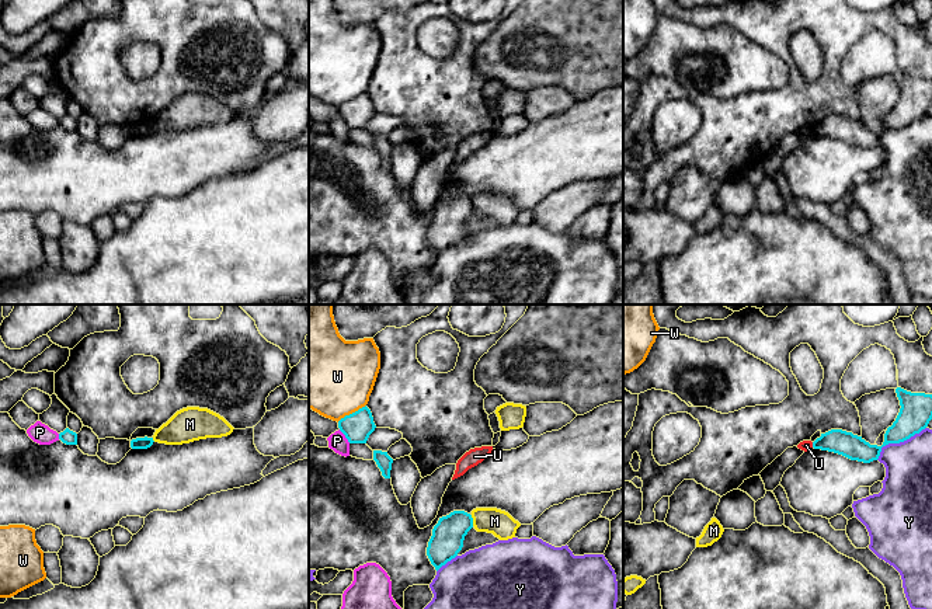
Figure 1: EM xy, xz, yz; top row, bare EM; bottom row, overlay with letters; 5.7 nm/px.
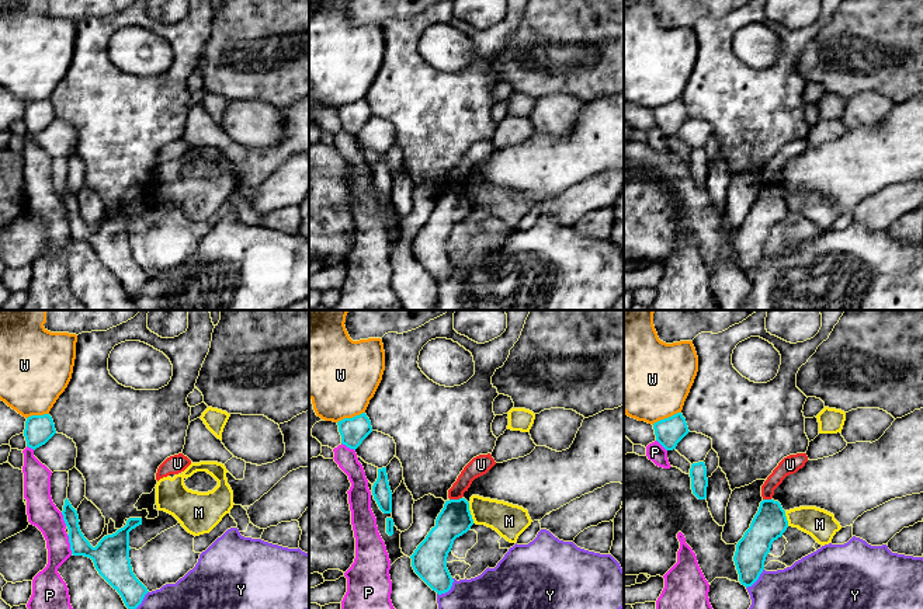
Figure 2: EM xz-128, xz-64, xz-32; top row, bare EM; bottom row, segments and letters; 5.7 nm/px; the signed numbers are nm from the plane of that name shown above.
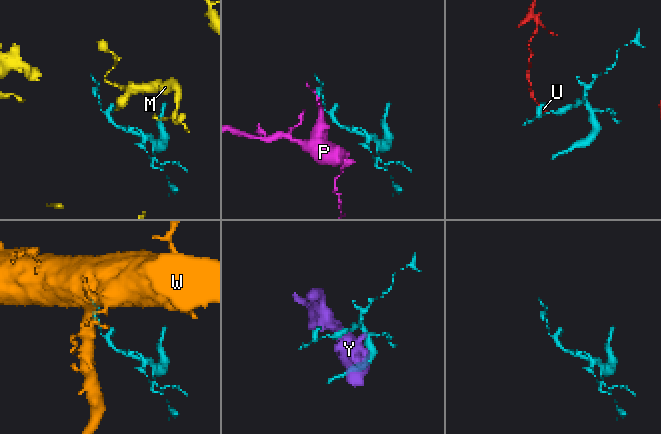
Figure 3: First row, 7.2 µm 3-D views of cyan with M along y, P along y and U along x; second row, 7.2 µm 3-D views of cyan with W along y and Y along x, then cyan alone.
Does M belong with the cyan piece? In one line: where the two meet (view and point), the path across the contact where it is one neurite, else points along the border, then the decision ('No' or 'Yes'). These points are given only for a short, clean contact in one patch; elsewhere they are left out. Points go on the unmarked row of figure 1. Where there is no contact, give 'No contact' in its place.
Touches cyan at xz (472, 206). Boundary: xz (470, 201), (473, 211). No

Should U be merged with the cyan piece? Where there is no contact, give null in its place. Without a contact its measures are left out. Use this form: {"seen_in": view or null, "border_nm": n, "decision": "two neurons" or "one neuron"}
{"seen_in": "yz", "border_nm": 30, "decision": "two neurons"}

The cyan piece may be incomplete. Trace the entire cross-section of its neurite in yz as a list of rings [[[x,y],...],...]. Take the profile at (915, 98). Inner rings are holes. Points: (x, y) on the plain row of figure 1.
[[[897,73],[896,79],[901,94],[893,111],[887,114],[881,132],[870,130],[852,118],[831,115],[821,119],[813,128],[813,133],[834,138],[851,146],[870,149],[879,145],[883,132],[904,128],[919,119],[932,105],[932,80],[911,79],[901,73]]]

